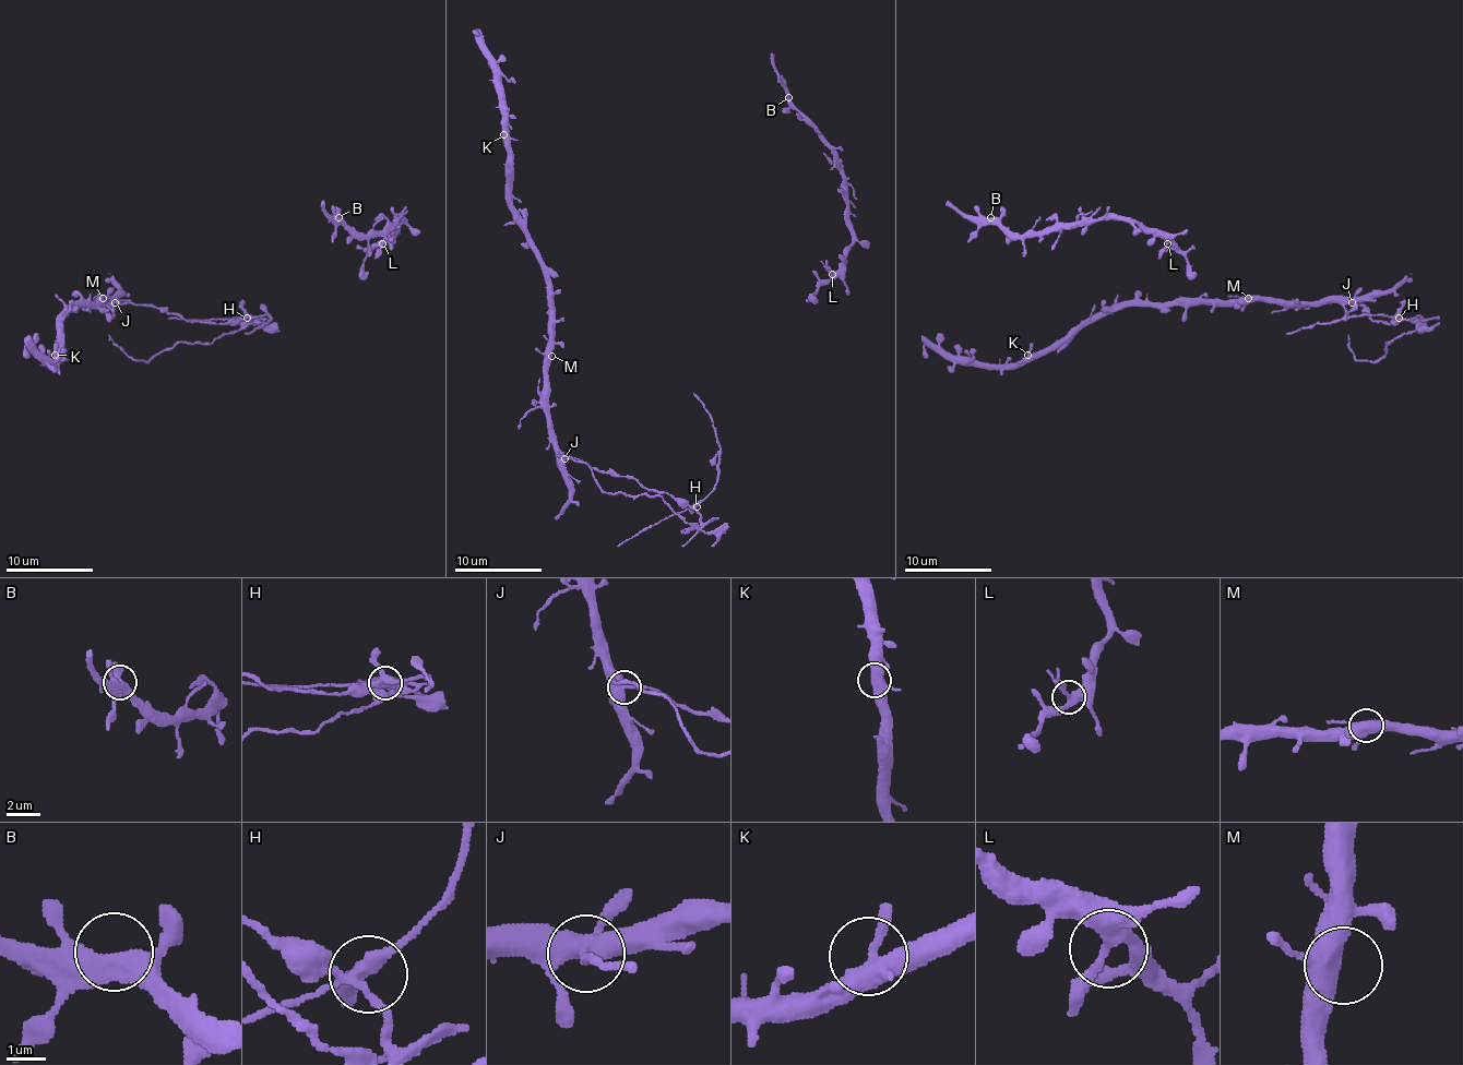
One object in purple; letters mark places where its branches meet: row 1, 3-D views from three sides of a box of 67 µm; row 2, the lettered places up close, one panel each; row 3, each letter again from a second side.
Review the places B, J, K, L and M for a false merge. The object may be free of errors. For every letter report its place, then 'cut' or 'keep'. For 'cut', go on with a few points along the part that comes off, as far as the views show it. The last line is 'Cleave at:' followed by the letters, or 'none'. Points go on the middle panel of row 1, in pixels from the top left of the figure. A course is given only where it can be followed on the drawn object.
B: at (788, 97); keep
J: at (565, 458); cut; foreign part runs (565, 458), (686, 500), (701, 526), (688, 524), (658, 495), (606, 493), (586, 465), (558, 456)
K: at (503, 134); keep
L: at (832, 274); keep
M: at (551, 356); keep
Cleave at: J

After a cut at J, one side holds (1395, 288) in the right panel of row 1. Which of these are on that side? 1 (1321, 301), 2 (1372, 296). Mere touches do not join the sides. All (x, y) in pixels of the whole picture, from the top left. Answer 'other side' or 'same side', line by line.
1: same side
2: same side

